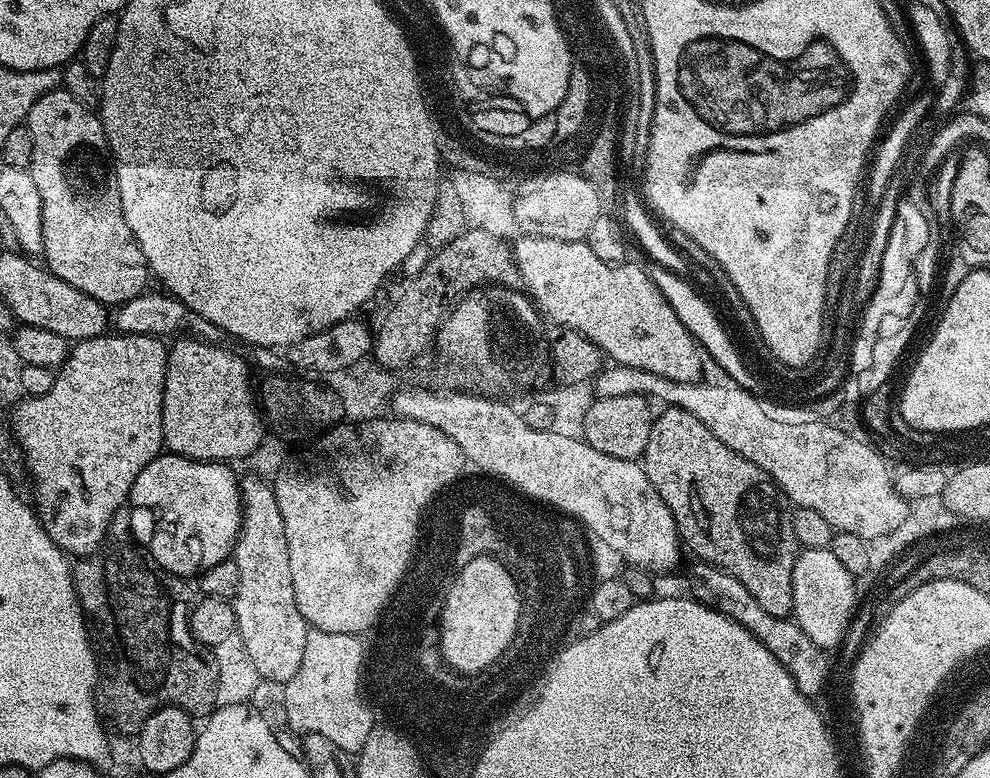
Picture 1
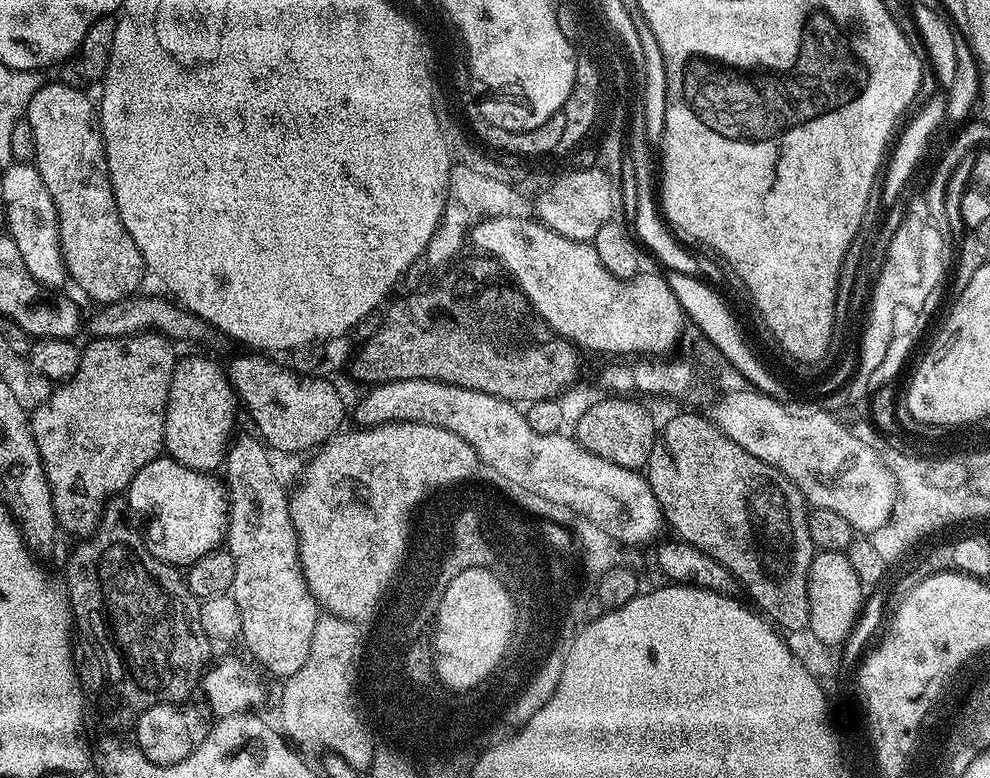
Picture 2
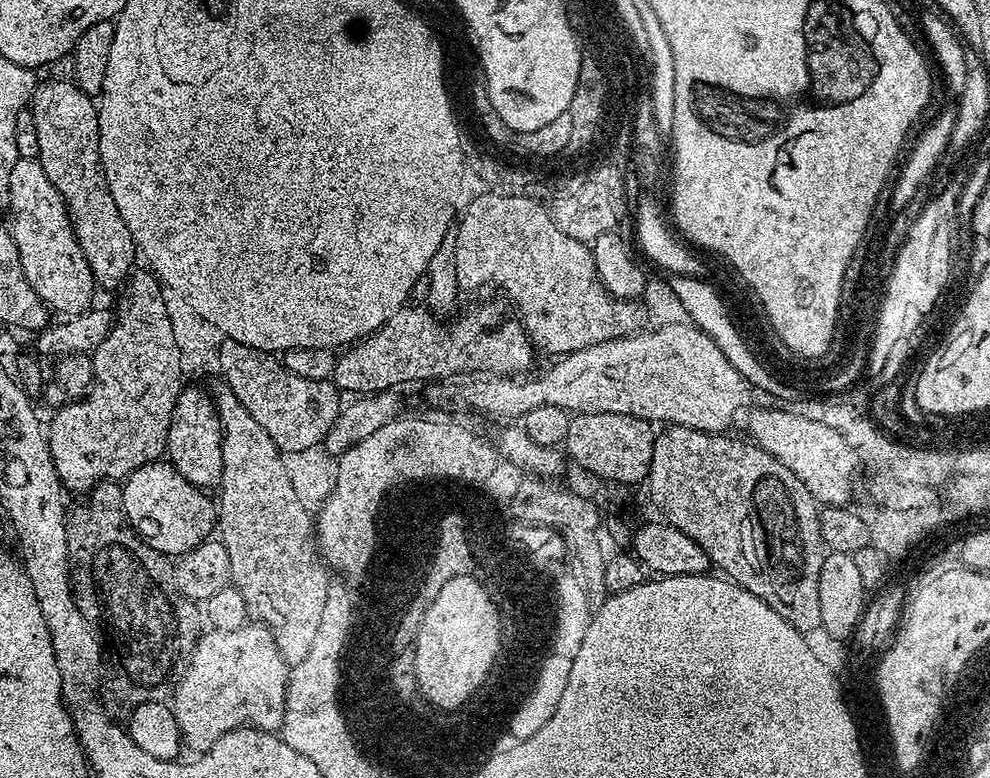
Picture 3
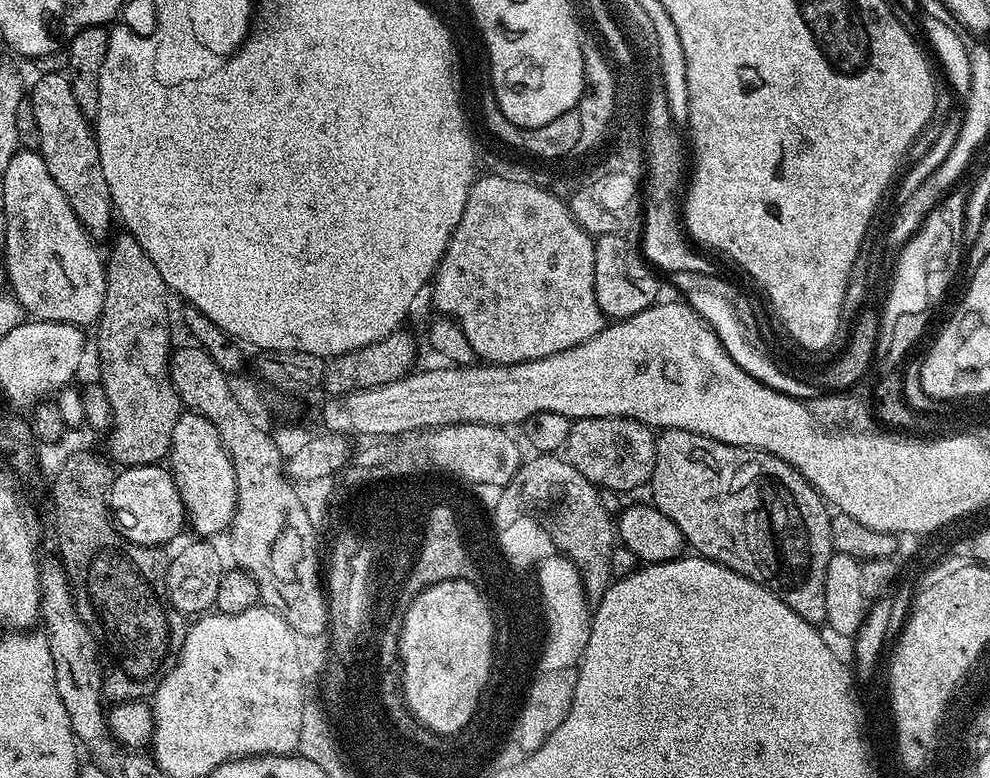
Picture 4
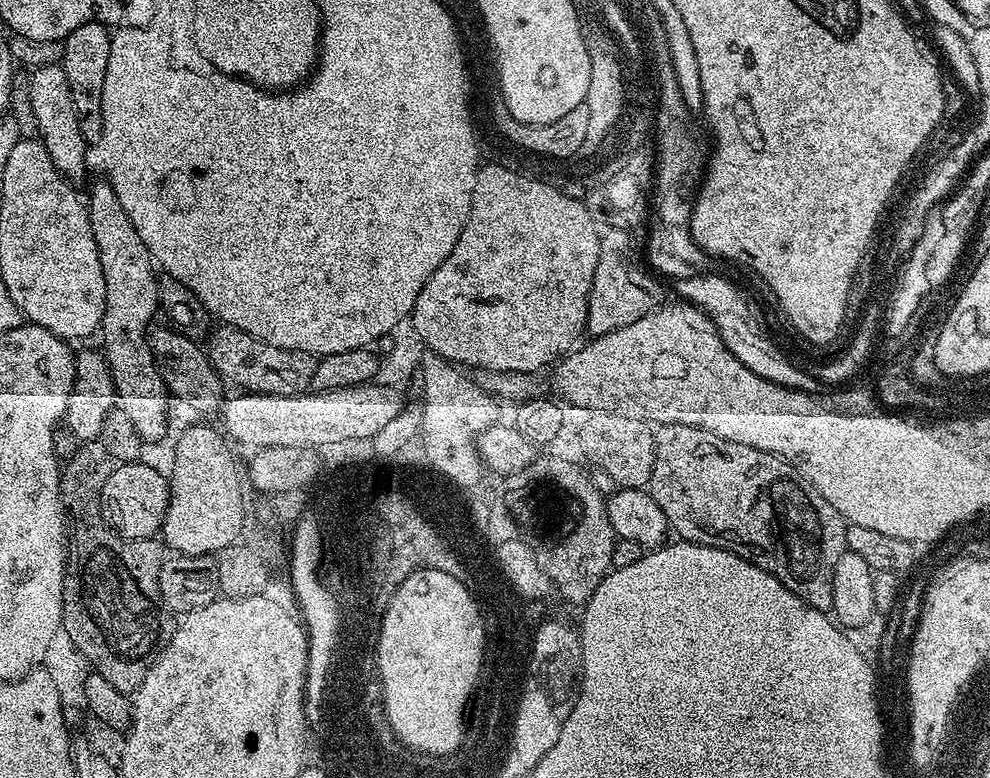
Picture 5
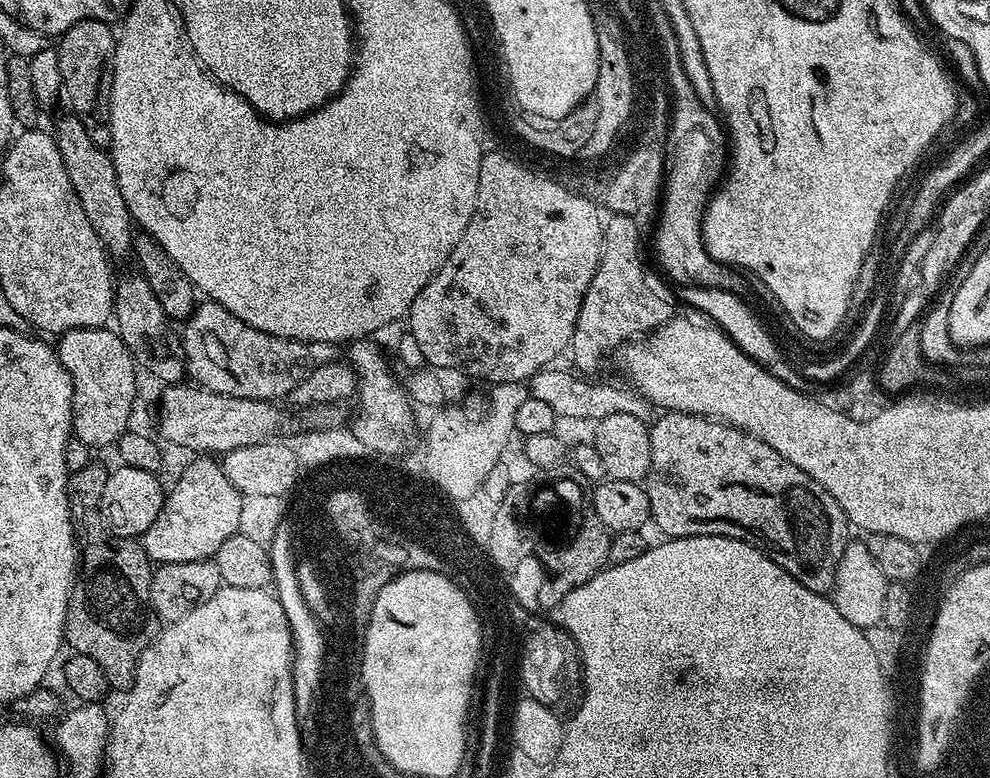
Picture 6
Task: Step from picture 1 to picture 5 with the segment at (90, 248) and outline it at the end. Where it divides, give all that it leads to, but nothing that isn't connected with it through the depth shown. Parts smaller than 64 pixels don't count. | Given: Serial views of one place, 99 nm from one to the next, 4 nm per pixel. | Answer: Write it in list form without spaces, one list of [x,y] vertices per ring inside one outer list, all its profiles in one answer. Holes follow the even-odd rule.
[[[60,64],[43,65],[32,68],[28,76],[30,90],[30,106],[34,106],[34,118],[38,118],[40,143],[46,146],[46,154],[58,166],[58,170],[69,182],[77,182],[84,176],[88,168],[88,152],[90,146],[82,138],[82,130],[78,130],[78,114],[74,110],[74,98],[70,95],[70,82],[66,82],[66,74]]]

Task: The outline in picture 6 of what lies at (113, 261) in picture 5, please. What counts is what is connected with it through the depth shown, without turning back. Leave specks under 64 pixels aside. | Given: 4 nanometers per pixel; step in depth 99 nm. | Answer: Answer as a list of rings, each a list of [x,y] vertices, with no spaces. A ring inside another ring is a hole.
[[[67,115],[57,122],[54,135],[58,150],[62,154],[62,162],[66,166],[66,174],[70,174],[70,186],[74,186],[82,202],[82,210],[86,210],[86,218],[90,218],[105,249],[113,257],[127,257],[132,251],[134,221],[126,206],[126,198],[122,198],[122,189],[118,187],[118,174],[114,170],[114,162],[105,149],[94,146],[79,116]]]

